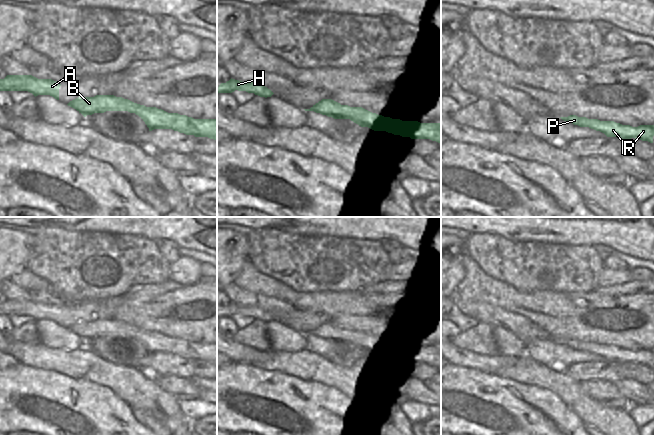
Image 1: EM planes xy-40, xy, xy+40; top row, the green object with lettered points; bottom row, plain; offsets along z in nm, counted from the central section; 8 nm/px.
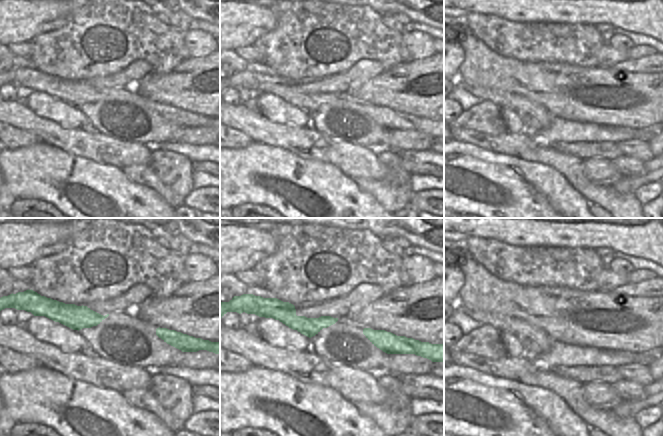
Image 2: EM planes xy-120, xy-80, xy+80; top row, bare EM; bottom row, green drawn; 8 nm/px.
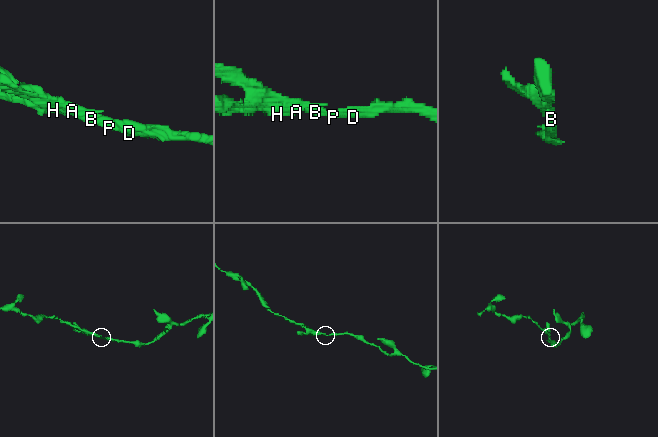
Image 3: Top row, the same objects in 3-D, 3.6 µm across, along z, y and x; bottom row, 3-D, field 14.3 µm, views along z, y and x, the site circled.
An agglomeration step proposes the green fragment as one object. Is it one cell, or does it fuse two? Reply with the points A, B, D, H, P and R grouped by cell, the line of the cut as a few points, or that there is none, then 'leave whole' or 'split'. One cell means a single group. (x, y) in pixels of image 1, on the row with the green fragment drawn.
A B D H P R; no cut; leave whole

